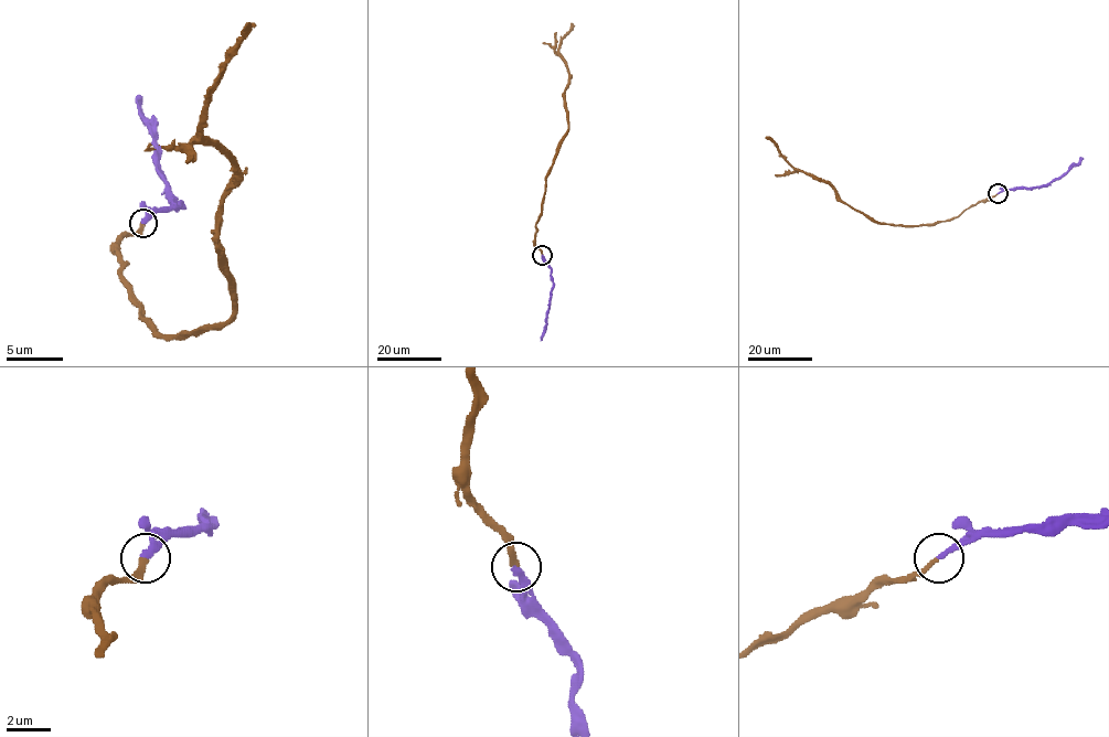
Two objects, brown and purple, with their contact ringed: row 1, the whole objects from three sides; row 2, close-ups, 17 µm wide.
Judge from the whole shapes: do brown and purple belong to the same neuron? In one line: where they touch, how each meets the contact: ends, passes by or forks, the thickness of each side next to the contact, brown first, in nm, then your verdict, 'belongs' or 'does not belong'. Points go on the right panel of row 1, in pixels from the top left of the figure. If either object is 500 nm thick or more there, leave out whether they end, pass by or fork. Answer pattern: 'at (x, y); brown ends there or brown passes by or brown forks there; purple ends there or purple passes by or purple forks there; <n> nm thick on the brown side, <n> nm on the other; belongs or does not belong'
at (998, 193); brown ends there; purple ends there; 220 nm thick on the brown side, 240 nm on the other; belongs

